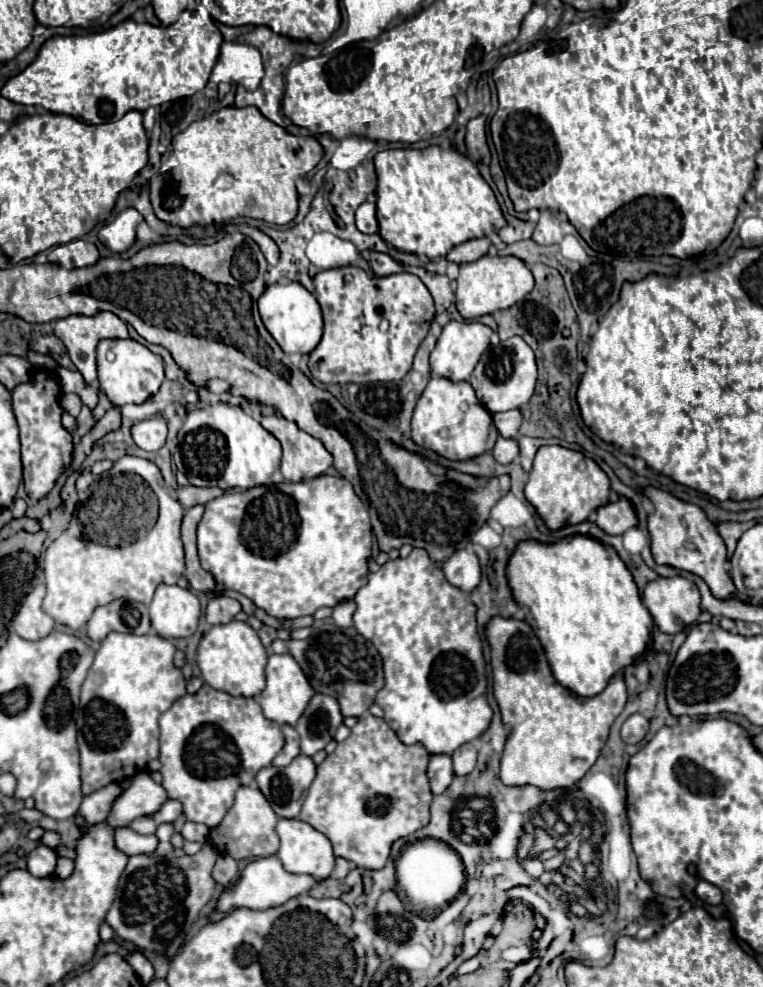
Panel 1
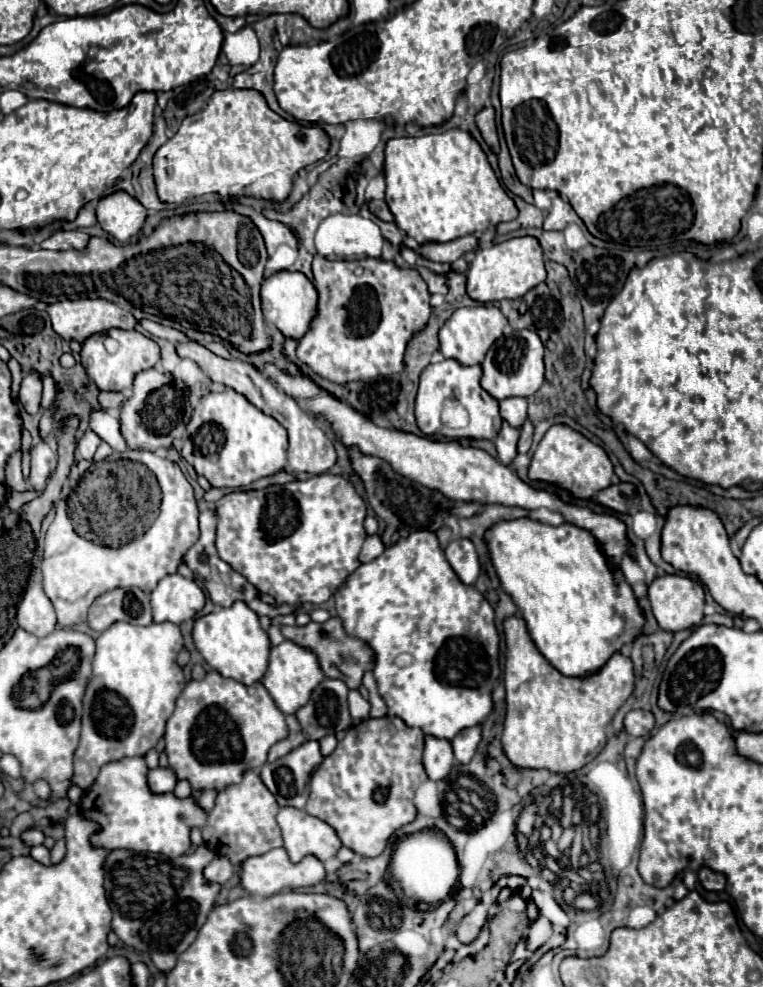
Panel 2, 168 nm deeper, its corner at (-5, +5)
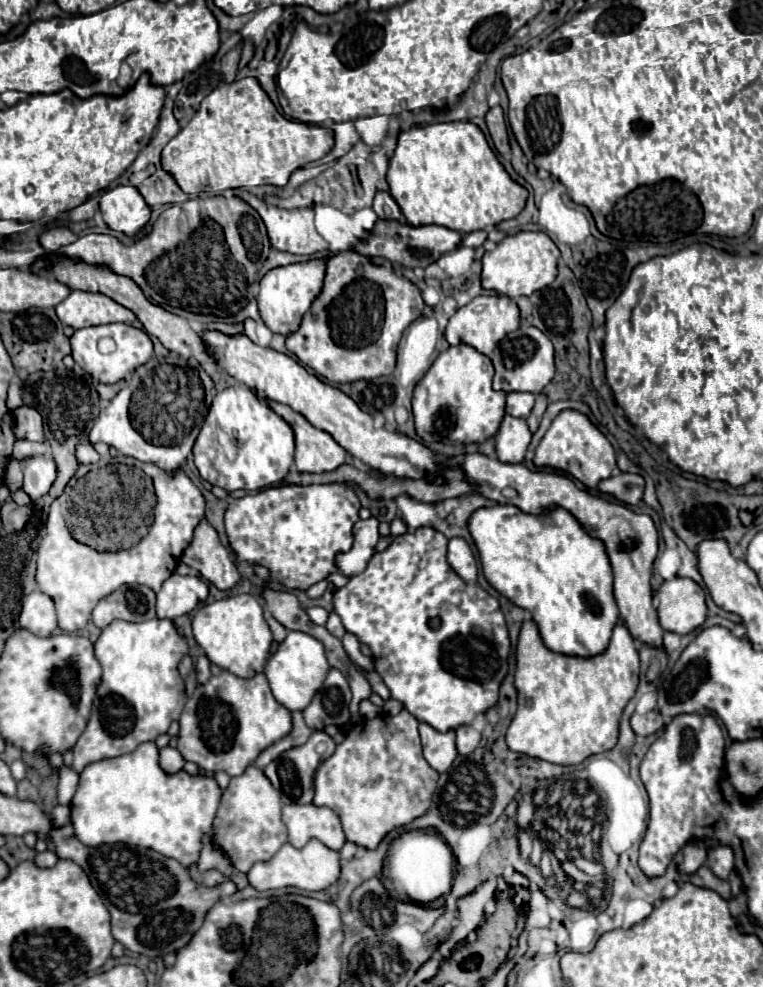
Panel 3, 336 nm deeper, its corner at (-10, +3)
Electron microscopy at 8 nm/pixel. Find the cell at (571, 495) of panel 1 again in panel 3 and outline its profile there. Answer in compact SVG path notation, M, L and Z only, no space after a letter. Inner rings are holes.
M565 409L553 419L551 427L547 429L547 433L543 435L543 439L539 441L539 445L535 449L533 463L537 467L553 467L553 469L565 471L591 489L597 487L599 481L607 479L617 465L615 449L609 443L609 439L597 429L597 425L591 423L591 419L587 415L583 415L575 409Z

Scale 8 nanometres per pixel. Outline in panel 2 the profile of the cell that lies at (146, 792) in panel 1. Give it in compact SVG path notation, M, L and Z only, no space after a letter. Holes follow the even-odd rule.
M156 767L148 771L148 785L152 793L170 793L176 787L176 775L172 769Z

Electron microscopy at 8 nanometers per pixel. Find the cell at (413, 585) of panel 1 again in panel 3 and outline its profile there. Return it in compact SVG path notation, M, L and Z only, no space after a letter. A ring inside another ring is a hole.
M419 527L417 531L413 533L405 533L405 535L399 535L393 539L393 543L381 551L381 553L375 553L367 565L367 569L359 575L353 575L349 579L349 583L341 589L335 591L333 595L333 603L335 603L335 611L339 613L345 629L353 635L359 637L359 641L363 645L367 645L371 649L371 655L373 655L373 663L375 663L375 671L383 677L385 685L389 687L391 691L391 697L401 701L405 705L405 709L415 715L419 721L423 723L429 723L431 727L435 727L437 731L449 731L449 729L457 729L459 725L469 725L477 715L485 713L487 709L495 707L497 703L497 695L499 695L499 685L501 681L505 679L507 675L507 669L509 669L509 651L511 651L511 641L509 641L509 631L507 631L507 625L505 625L505 617L499 609L499 601L489 595L485 589L481 589L477 583L465 583L463 579L459 579L459 575L451 569L451 565L447 563L447 537L433 529L433 527ZM431 617L439 617L441 619L441 627L439 629L431 629L429 627L429 619Z

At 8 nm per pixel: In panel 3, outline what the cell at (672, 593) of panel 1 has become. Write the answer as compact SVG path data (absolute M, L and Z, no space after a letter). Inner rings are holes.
M675 577L659 587L657 611L663 629L687 635L705 623L705 593L693 579Z

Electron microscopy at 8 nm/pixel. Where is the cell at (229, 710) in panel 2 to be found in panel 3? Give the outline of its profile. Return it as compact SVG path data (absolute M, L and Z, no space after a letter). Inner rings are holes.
M221 671L195 689L181 713L179 725L177 749L187 761L197 763L205 773L225 771L235 777L253 765L265 747L291 731L291 713L271 695L263 673L241 679L229 671Z

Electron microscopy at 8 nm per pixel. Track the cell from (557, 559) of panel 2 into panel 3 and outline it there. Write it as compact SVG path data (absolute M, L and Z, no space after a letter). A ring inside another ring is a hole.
M493 505L473 511L467 527L479 551L483 575L489 585L495 587L503 597L513 601L517 607L531 611L535 623L539 625L539 633L551 651L579 657L591 657L605 651L617 619L603 615L619 613L613 599L611 565L603 543L589 537L569 511L565 511L563 507L555 507L545 509L539 515L531 515L523 513L515 505Z

